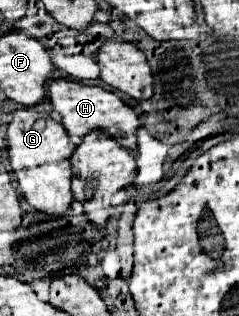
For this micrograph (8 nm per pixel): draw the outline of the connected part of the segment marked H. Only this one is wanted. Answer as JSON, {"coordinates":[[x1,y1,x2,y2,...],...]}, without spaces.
{"coordinates":[[51,80,49,82,49,100,53,110,57,110,63,118,63,126,71,136,83,138,91,130,101,130,107,136,115,138,123,148,135,150,137,148,137,130,139,130,139,116,127,106,119,96,113,92,99,88,99,86,83,86,81,82,73,80]]}

